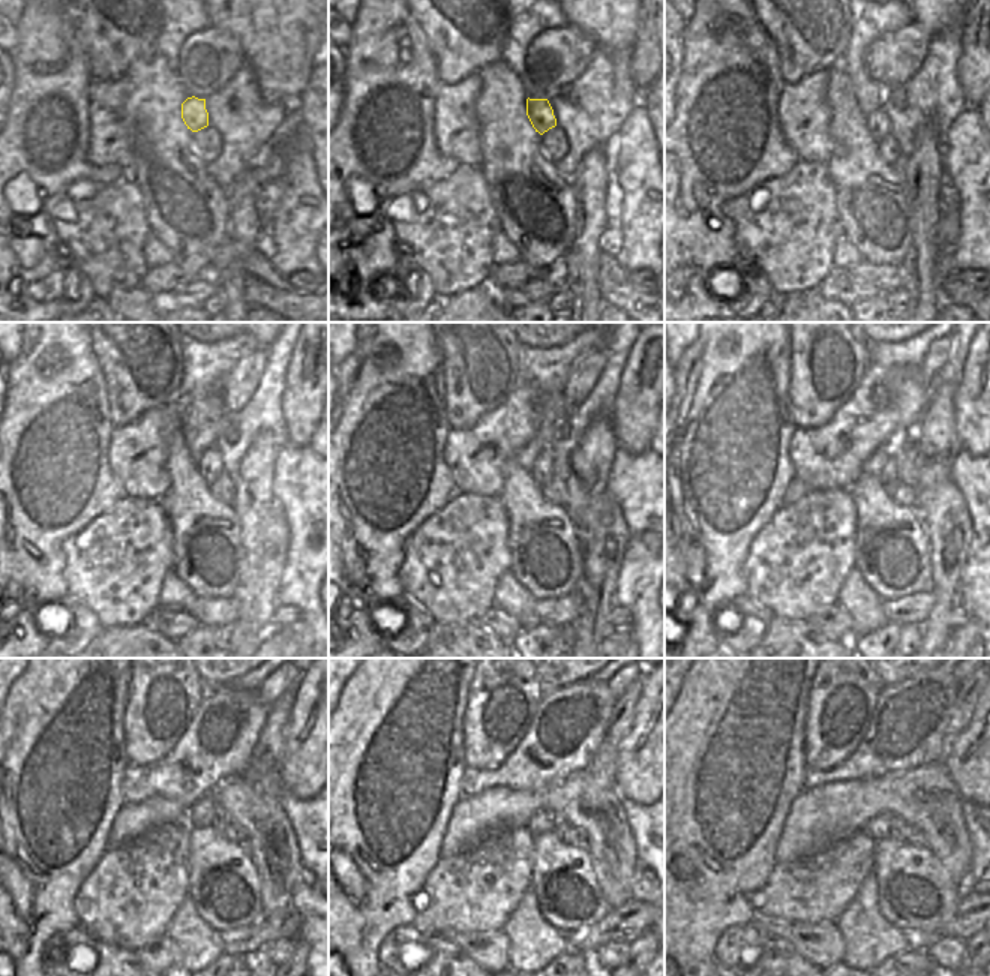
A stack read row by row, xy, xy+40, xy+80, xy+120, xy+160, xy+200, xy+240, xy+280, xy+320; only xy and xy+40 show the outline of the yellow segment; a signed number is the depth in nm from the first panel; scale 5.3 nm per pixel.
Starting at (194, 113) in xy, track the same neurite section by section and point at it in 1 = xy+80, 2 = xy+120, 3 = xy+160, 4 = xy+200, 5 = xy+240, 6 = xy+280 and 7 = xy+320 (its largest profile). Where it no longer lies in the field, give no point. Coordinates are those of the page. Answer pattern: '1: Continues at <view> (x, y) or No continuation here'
1: Continues at xy+80 (878, 122)
2: Continues at xy+120 (209, 467)
3: Continues at xy+160 (542, 470)
4: Continues at xy+200 (888, 477)
5: Continues at xy+240 (219, 820)
6: Continues at xy+280 (558, 825)
7: Continues at xy+320 (897, 826).

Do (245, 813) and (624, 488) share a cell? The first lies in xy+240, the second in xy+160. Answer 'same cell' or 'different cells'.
different cells

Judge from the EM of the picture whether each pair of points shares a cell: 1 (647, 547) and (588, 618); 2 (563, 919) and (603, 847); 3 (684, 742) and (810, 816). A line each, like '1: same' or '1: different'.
1: different
2: different
3: different

